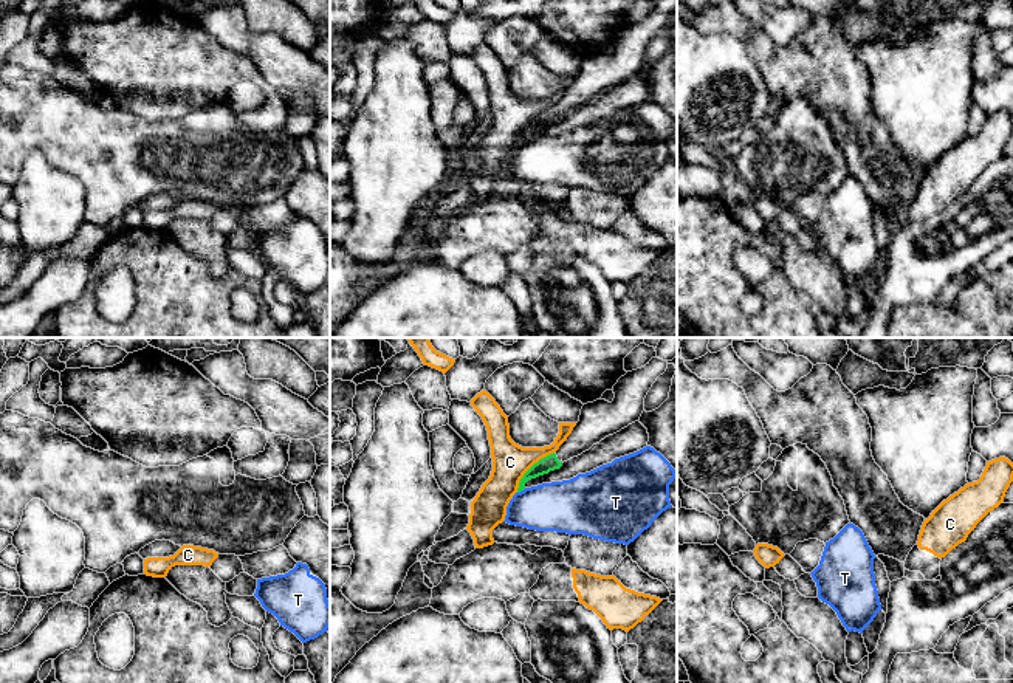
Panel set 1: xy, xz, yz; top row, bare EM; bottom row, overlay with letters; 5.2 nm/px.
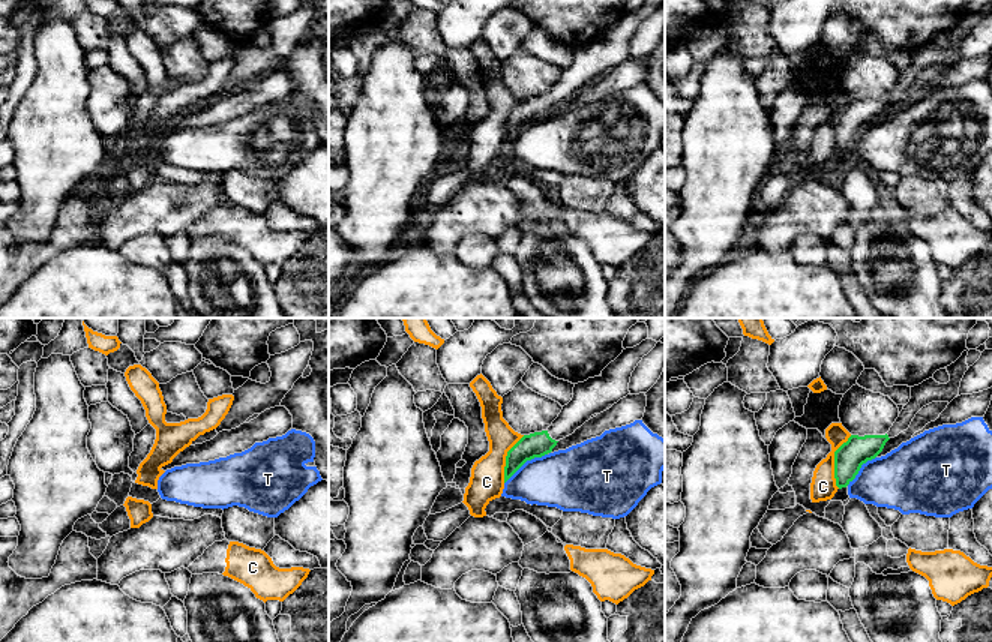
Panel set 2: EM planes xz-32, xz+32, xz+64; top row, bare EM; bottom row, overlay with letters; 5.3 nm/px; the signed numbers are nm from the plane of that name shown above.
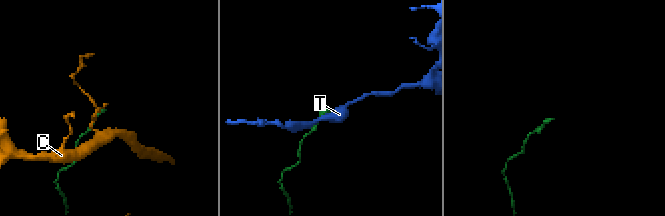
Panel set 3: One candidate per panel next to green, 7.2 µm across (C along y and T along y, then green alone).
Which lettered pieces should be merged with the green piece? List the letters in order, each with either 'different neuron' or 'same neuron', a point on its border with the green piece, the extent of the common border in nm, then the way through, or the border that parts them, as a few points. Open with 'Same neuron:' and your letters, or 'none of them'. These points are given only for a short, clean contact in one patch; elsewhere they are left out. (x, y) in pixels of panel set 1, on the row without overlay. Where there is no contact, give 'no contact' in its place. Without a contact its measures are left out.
Same neuron: none of them
C: different neuron | xz (530, 121) | 300 nm
T: different neuron | xz (521, 143) | 50 nm | along xz (525, 141), (518, 146)

